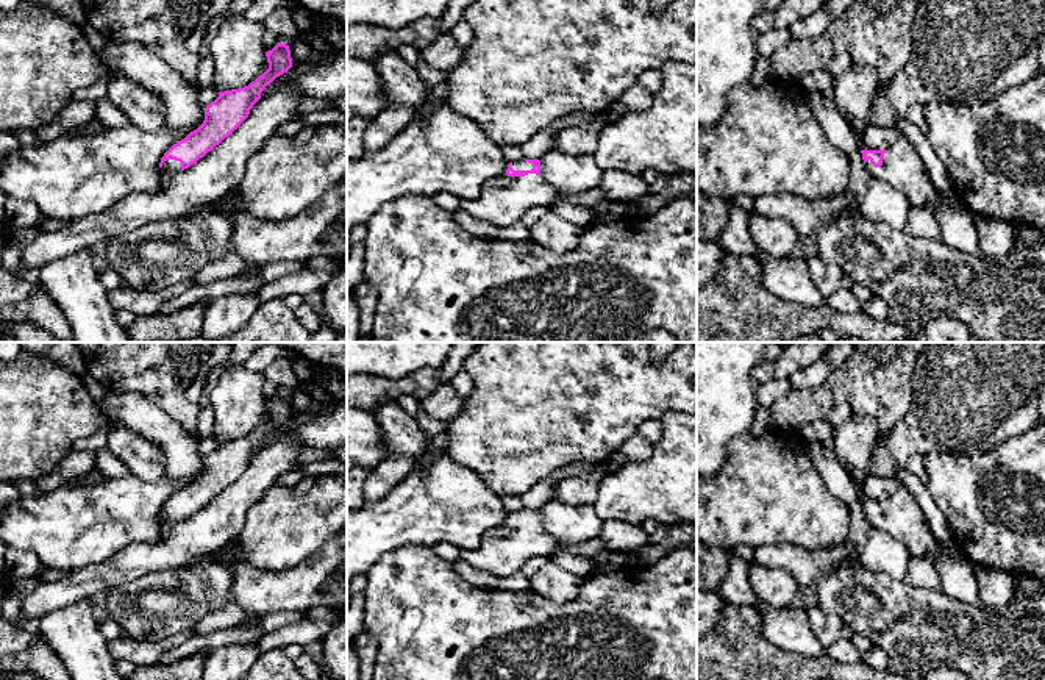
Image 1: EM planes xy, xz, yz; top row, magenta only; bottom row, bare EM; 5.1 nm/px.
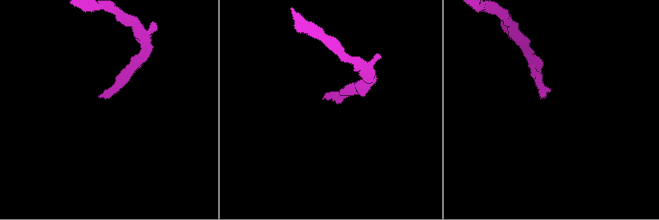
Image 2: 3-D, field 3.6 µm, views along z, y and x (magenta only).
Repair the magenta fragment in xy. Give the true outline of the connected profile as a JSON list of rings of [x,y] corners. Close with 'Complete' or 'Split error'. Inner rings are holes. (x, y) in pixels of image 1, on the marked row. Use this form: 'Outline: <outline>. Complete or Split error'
Outline: [[[278,42],[266,56],[269,69],[248,86],[219,92],[219,97],[205,108],[203,123],[173,144],[161,158],[159,167],[170,172],[191,167],[248,117],[266,86],[292,67],[286,44]]]. Split error

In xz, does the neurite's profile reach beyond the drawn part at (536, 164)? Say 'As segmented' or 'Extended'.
Extended

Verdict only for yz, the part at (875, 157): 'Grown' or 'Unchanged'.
Grown

